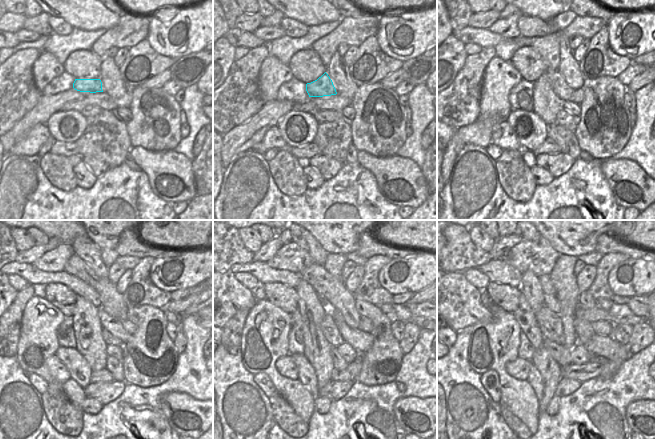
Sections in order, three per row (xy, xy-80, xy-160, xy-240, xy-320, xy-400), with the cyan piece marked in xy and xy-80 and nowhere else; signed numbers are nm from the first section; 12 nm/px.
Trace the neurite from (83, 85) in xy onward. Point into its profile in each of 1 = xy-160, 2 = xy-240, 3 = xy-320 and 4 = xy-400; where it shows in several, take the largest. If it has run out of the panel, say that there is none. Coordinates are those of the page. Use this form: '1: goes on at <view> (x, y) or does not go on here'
1: goes on at xy-160 (561, 89)
2: goes on at xy-240 (114, 326)
3: goes on at xy-320 (357, 339)
4: goes on at xy-400 (605, 346)

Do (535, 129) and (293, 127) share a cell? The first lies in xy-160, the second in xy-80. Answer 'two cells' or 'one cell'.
one cell

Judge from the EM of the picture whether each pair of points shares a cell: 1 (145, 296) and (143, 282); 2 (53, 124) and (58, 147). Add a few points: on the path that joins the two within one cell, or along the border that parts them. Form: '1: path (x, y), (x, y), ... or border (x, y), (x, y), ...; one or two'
1: path (145, 293), (143, 285); one
2: border (55, 140), (75, 143); two

